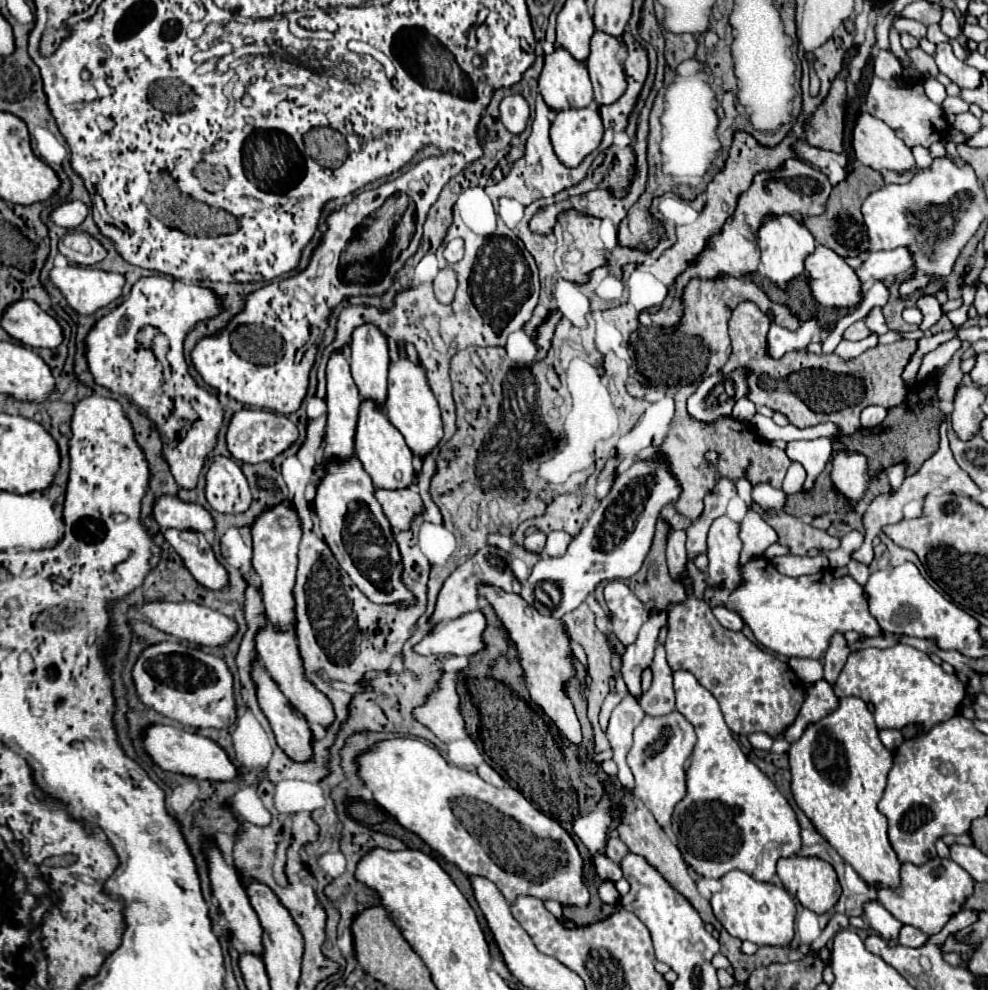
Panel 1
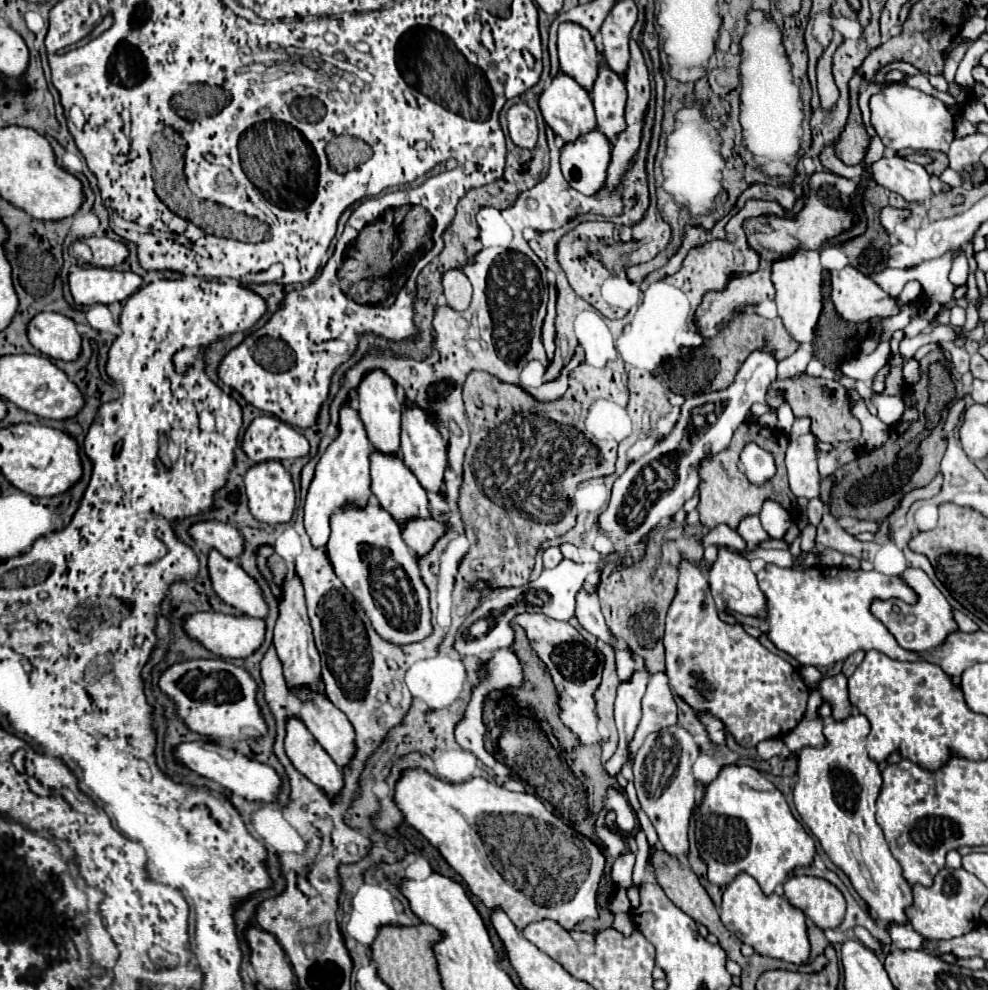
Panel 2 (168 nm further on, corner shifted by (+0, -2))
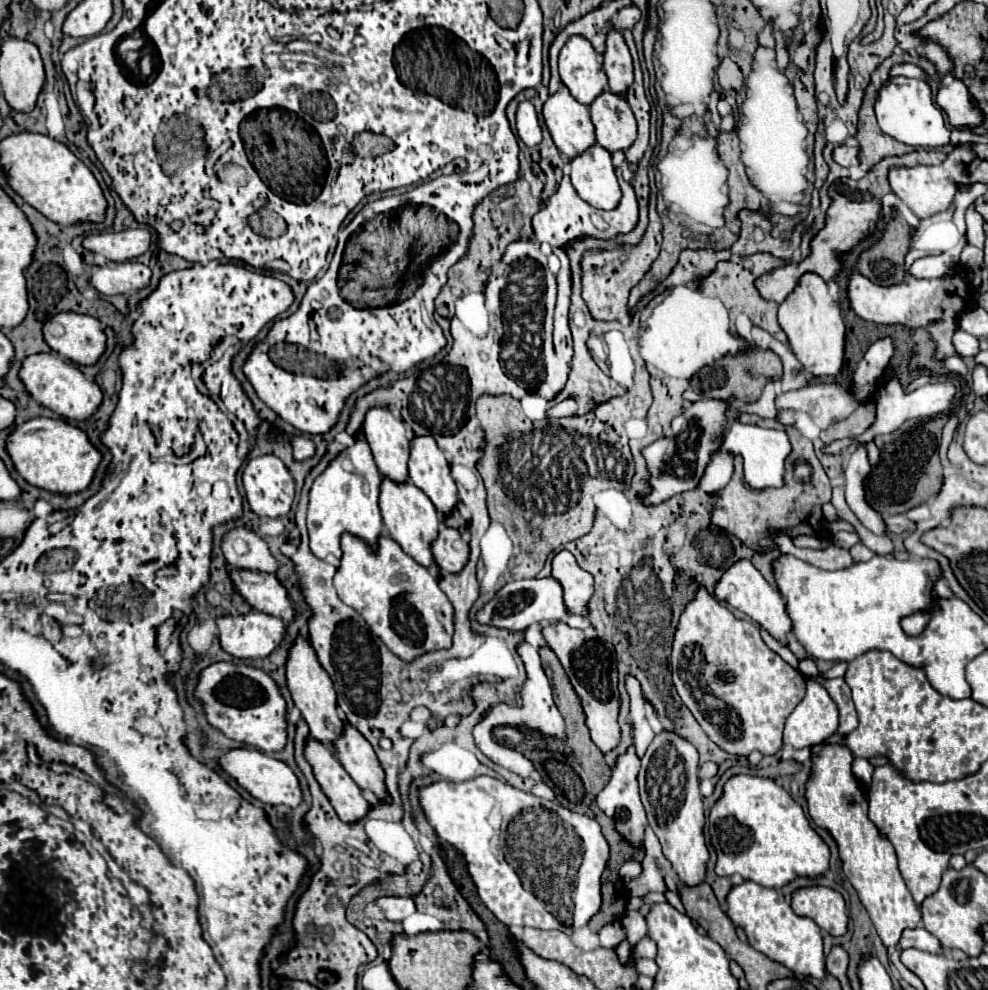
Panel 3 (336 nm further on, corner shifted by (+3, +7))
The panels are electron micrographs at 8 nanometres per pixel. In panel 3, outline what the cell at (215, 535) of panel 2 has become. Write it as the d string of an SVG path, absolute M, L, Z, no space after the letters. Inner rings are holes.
M241 526L233 528L223 536L223 556L235 568L275 572L277 560L271 556L267 544L253 530Z

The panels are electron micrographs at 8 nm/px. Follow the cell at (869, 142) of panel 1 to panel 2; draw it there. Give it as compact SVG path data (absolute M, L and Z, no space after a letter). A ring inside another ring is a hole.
M898 155L876 161L872 165L872 177L878 185L898 193L906 201L926 201L934 195L930 187L930 173L922 165L910 163Z

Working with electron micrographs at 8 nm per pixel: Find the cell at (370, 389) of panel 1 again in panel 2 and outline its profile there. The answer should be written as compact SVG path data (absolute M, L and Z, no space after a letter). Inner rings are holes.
M372 371L366 375L358 389L358 403L360 403L360 419L364 423L366 435L372 447L384 455L396 457L400 453L400 417L402 417L402 403L396 395L396 387L392 379L382 371Z

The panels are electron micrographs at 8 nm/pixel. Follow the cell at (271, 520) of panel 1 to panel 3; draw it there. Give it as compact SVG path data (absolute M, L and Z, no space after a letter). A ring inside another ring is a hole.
M297 634L293 646L289 648L287 662L285 662L285 672L287 672L287 688L291 692L293 704L301 710L301 716L309 724L311 736L315 736L319 742L323 742L327 748L331 748L331 742L343 730L341 718L337 716L337 698L335 698L333 682L331 682L329 674L323 670L323 666L319 664L311 642L305 640L301 634Z

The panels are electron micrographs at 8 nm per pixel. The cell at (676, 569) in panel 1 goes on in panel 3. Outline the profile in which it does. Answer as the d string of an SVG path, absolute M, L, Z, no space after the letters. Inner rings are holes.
M699 586L695 598L687 602L679 616L671 648L671 674L675 690L681 696L683 704L693 712L699 726L717 746L737 756L747 756L753 750L775 754L781 748L785 720L803 700L807 678L799 670L789 666L779 654L767 648L767 644L759 636L759 626L735 618L733 612L721 606L705 586Z

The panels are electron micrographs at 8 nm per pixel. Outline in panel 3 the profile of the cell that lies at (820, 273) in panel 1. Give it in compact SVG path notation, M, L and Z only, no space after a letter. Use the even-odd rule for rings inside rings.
M911 246L905 256L903 282L893 284L893 286L877 286L869 278L865 278L863 274L851 272L849 286L847 286L847 296L849 296L853 312L859 318L867 320L867 322L875 322L875 324L905 324L909 328L913 328L913 326L927 328L931 332L935 344L937 344L937 358L943 360L943 358L955 354L955 348L951 344L951 336L957 330L957 320L959 320L961 312L967 308L967 302L965 302L965 298L959 296L957 286L969 286L969 284L965 282L965 278L963 278L963 274L959 270L955 274L947 274L943 278L915 280L909 274L909 267L915 260L927 255L933 254L931 252L923 252L923 250L915 250Z

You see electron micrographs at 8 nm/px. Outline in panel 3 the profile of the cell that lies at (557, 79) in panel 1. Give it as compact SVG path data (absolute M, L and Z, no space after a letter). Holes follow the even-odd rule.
M561 86L547 98L543 104L543 118L565 160L571 160L595 144L595 128L589 108L575 100L567 86Z

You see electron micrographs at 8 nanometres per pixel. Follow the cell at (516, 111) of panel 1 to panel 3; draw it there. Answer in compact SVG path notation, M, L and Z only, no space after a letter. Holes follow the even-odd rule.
M529 100L519 102L517 114L515 114L515 124L517 124L517 134L527 146L537 146L541 142L541 126L537 112Z

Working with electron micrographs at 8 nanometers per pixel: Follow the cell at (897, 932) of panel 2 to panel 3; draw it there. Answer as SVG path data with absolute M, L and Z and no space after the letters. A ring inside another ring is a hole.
M907 928L907 930L903 930L901 938L917 950L925 950L925 952L933 952L933 954L943 952L941 942L933 934L929 934L925 928L913 928L913 930Z

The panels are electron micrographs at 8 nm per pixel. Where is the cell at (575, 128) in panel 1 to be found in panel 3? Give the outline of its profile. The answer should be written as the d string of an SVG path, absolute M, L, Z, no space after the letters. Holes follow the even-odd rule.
M599 144L589 146L569 162L571 182L577 194L601 210L613 210L621 200L611 154Z

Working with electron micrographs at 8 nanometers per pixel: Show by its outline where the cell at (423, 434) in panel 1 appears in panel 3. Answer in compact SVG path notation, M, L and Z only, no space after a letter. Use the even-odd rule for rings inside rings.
M415 436L411 440L409 478L429 496L439 514L455 508L457 488L449 474L449 462L433 436Z

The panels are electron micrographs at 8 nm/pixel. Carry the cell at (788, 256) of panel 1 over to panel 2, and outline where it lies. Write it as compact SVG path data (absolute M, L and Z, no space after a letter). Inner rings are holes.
M796 251L786 259L780 259L772 265L772 281L776 285L776 305L778 315L790 333L790 337L798 343L816 343L816 325L822 305L822 265L816 251Z

